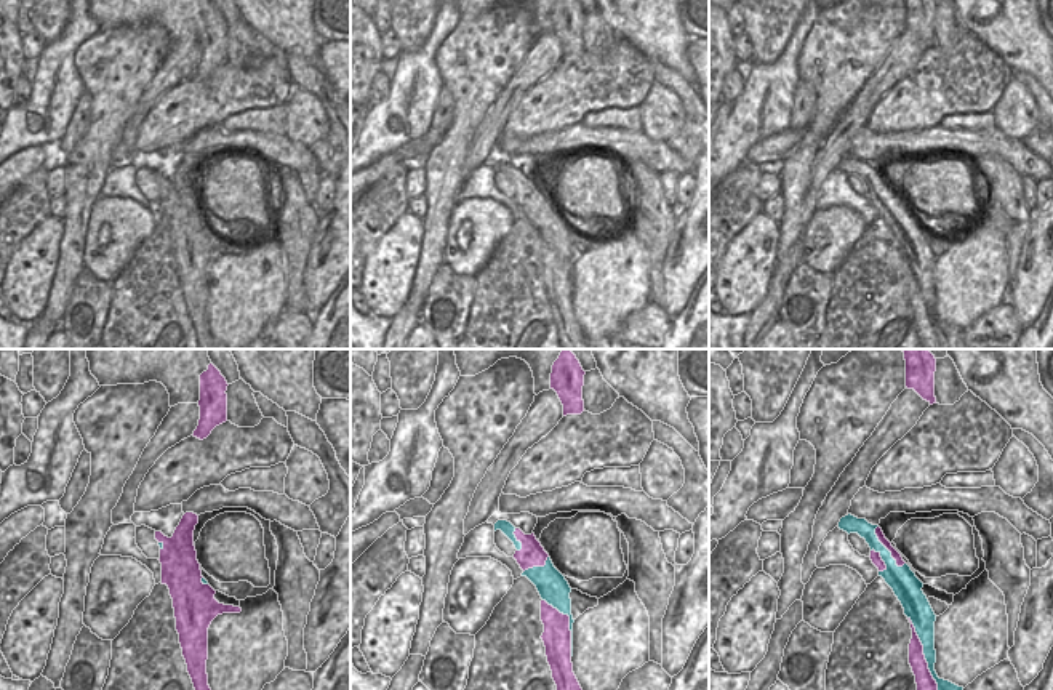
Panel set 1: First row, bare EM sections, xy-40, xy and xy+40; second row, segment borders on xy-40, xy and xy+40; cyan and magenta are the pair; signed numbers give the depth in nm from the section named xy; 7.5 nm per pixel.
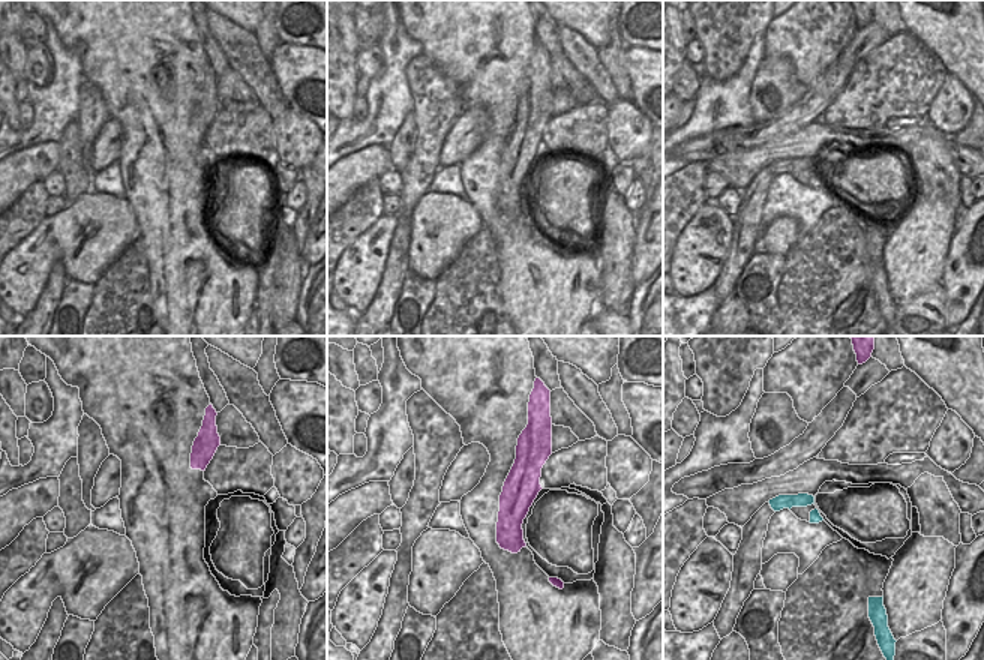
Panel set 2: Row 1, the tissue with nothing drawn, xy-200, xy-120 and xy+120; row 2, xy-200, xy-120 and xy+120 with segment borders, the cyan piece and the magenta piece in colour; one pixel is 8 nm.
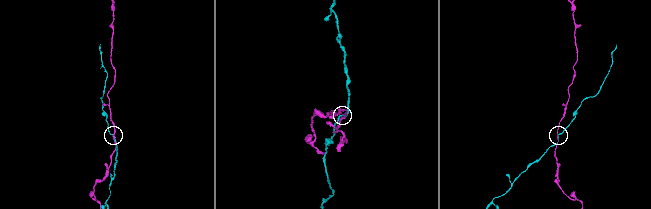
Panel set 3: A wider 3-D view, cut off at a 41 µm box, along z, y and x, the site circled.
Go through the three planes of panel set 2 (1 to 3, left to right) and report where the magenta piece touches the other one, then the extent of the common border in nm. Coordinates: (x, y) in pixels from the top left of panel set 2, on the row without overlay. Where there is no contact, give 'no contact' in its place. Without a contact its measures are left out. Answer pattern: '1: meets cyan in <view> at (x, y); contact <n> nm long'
1: no contact
2: no contact
3: no contact

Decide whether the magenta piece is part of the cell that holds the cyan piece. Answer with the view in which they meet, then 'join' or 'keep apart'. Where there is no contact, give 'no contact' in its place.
meets cyan in xy+40; keep apart

